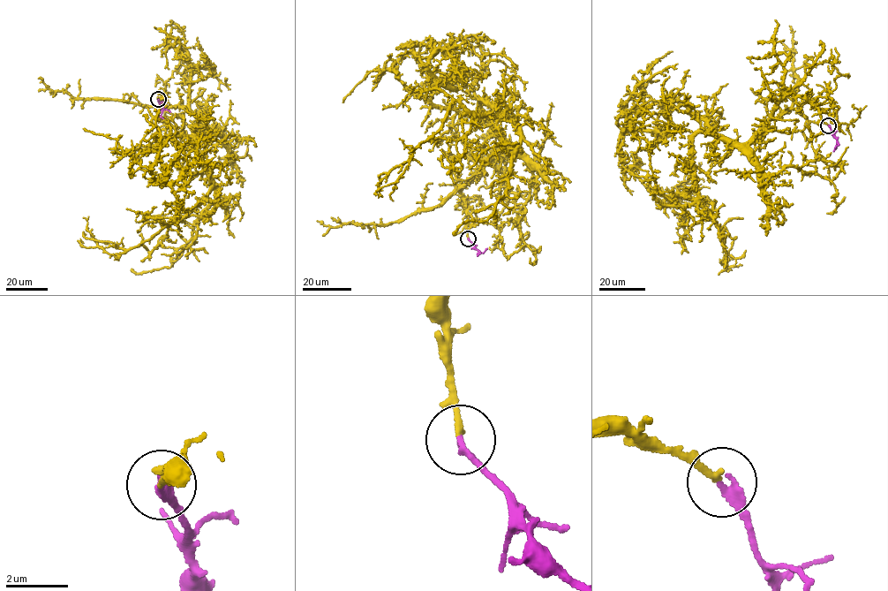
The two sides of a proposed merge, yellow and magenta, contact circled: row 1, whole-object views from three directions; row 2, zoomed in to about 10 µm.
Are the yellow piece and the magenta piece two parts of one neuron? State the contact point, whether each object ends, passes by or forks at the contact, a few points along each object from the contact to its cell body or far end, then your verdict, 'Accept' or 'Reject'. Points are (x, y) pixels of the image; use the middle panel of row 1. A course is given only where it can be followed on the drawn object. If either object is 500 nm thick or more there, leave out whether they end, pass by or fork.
Place: (468, 238). At the ring yellow ends. At the ring magenta ends. Course of yellow: (468, 238), (460, 186), (501, 151), (479, 105), (487, 103), (505, 118), (452, 103), (381, 195). Course of magenta: (468, 238), (478, 251), (478, 254), (480, 253). Accept

